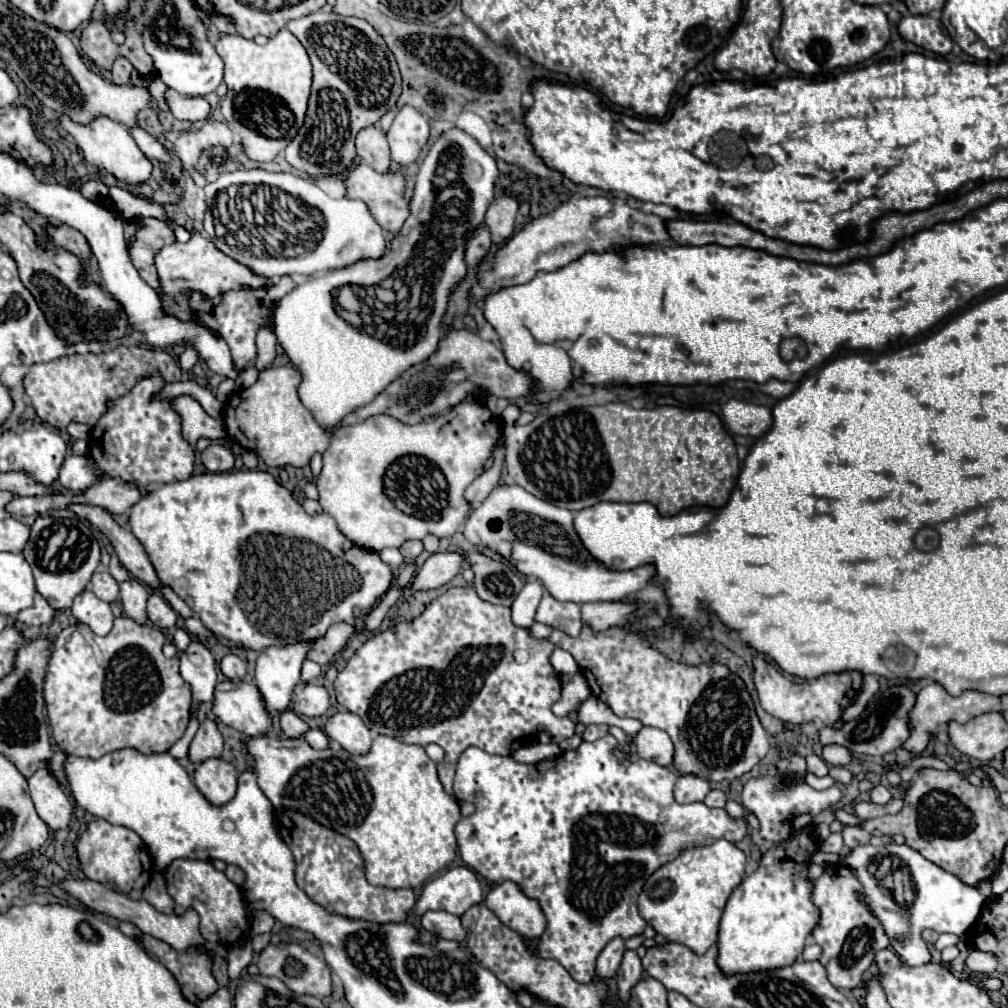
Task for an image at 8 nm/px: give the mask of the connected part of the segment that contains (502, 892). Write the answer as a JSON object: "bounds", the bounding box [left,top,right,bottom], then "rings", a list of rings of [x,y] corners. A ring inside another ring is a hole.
{"bounds":[485,881,545,937],"rings":[[[503,881],[495,885],[487,897],[485,905],[513,931],[523,937],[539,937],[545,927],[545,915],[539,907],[537,899],[531,899],[523,893],[523,889],[513,881]]]}

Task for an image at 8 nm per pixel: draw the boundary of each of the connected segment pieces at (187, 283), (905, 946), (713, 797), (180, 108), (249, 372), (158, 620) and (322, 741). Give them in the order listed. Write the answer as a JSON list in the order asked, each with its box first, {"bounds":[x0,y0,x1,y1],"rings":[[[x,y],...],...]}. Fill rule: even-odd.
[{"bounds":[155,231,271,319],"rings":[[[191,231],[191,239],[187,243],[171,243],[159,251],[155,257],[155,265],[159,271],[159,281],[163,283],[163,307],[171,311],[171,315],[179,315],[179,319],[191,319],[187,311],[183,311],[183,291],[203,291],[205,295],[221,295],[231,289],[267,289],[271,287],[271,279],[253,273],[249,267],[221,253],[209,237],[203,237],[199,231]],[[167,295],[171,295],[171,303],[167,303]]]},{"bounds":[845,843,987,967],"rings":[[[889,843],[881,847],[861,845],[847,853],[845,863],[849,863],[857,879],[863,883],[867,903],[873,915],[883,923],[891,939],[891,949],[911,967],[927,965],[931,961],[931,951],[921,937],[923,929],[965,937],[975,927],[981,909],[987,903],[987,897],[975,887],[965,885],[961,879],[927,861],[917,849],[905,843]]]},{"bounds":[703,789,727,808],"rings":[[[711,789],[711,791],[707,793],[707,797],[705,797],[703,803],[711,808],[724,808],[727,803],[727,797],[725,797],[725,793],[719,791],[719,789]]]},{"bounds":[165,91,209,121],"rings":[[[165,91],[165,103],[179,121],[205,121],[209,117],[209,103],[203,97],[183,97],[177,91]]]},{"bounds":[237,365,257,389],"rings":[[[251,365],[251,367],[247,367],[247,369],[243,369],[239,375],[237,375],[237,385],[243,389],[243,387],[251,387],[253,383],[255,383],[255,379],[257,379],[257,369]]]},{"bounds":[147,593,177,629],"rings":[[[151,593],[151,597],[147,599],[147,617],[159,629],[175,627],[175,619],[177,619],[175,611],[161,593]]]},{"bounds":[305,729,329,749],"rings":[[[311,729],[311,731],[307,731],[307,733],[305,733],[305,741],[307,741],[313,749],[325,749],[327,743],[329,743],[327,735],[325,735],[321,729]]]}]

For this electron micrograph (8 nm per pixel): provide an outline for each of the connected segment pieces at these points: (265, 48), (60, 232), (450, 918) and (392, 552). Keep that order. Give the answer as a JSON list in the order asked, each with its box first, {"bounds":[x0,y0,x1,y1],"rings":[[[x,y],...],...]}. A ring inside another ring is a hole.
[{"bounds":[215,29,311,161],"rings":[[[281,29],[269,43],[257,45],[241,35],[223,35],[215,45],[225,63],[229,93],[221,99],[221,113],[253,161],[273,161],[303,125],[311,91],[311,61],[301,41]]]},{"bounds":[45,225,91,267],"rings":[[[47,225],[45,231],[47,231],[47,243],[63,247],[71,255],[79,257],[83,267],[87,267],[87,263],[91,259],[91,249],[89,249],[89,243],[83,233],[79,233],[77,229],[69,227],[69,225]]]},{"bounds":[421,911,467,941],"rings":[[[425,911],[421,915],[421,927],[441,939],[449,941],[465,941],[467,931],[461,925],[461,919],[457,915],[451,915],[447,911]]]},{"bounds":[381,549,403,569],"rings":[[[383,549],[381,551],[381,559],[387,563],[387,565],[391,565],[393,569],[399,569],[399,567],[403,567],[403,555],[399,553],[399,549]]]}]

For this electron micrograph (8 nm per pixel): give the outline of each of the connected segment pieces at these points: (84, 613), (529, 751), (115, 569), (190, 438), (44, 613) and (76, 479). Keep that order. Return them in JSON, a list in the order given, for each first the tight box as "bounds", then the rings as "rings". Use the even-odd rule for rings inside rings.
[{"bounds":[71,589,113,635],"rings":[[[85,589],[83,593],[79,593],[71,605],[71,613],[77,621],[85,623],[91,627],[93,633],[97,635],[107,635],[107,631],[111,631],[111,623],[113,623],[113,613],[109,603],[103,603],[101,599],[97,599],[89,589]]]},{"bounds":[513,743,561,763],"rings":[[[535,743],[529,747],[521,747],[519,751],[513,753],[513,757],[523,763],[539,763],[539,761],[553,759],[559,755],[561,755],[561,749],[555,743]]]},{"bounds":[109,551,129,581],"rings":[[[111,551],[111,563],[109,563],[109,573],[115,577],[115,581],[123,581],[123,579],[129,579],[129,571],[119,563],[117,555]]]},{"bounds":[171,395,227,445],"rings":[[[191,395],[175,397],[171,401],[171,407],[181,417],[181,431],[183,431],[183,439],[187,439],[187,443],[195,445],[197,439],[201,439],[201,437],[221,439],[227,435],[225,423],[209,417],[203,411],[203,407],[199,405],[199,401],[195,401]]]},{"bounds":[17,595,55,627],"rings":[[[35,595],[35,603],[29,607],[29,609],[23,609],[19,615],[17,615],[17,621],[23,623],[23,625],[35,625],[35,627],[41,627],[41,625],[47,625],[51,623],[55,615],[55,609],[45,601],[43,595]]]},{"bounds":[59,455,105,493],"rings":[[[69,455],[59,473],[61,487],[65,487],[73,493],[81,493],[103,479],[105,479],[105,475],[95,473],[93,461],[89,457],[81,457],[81,455]]]}]

